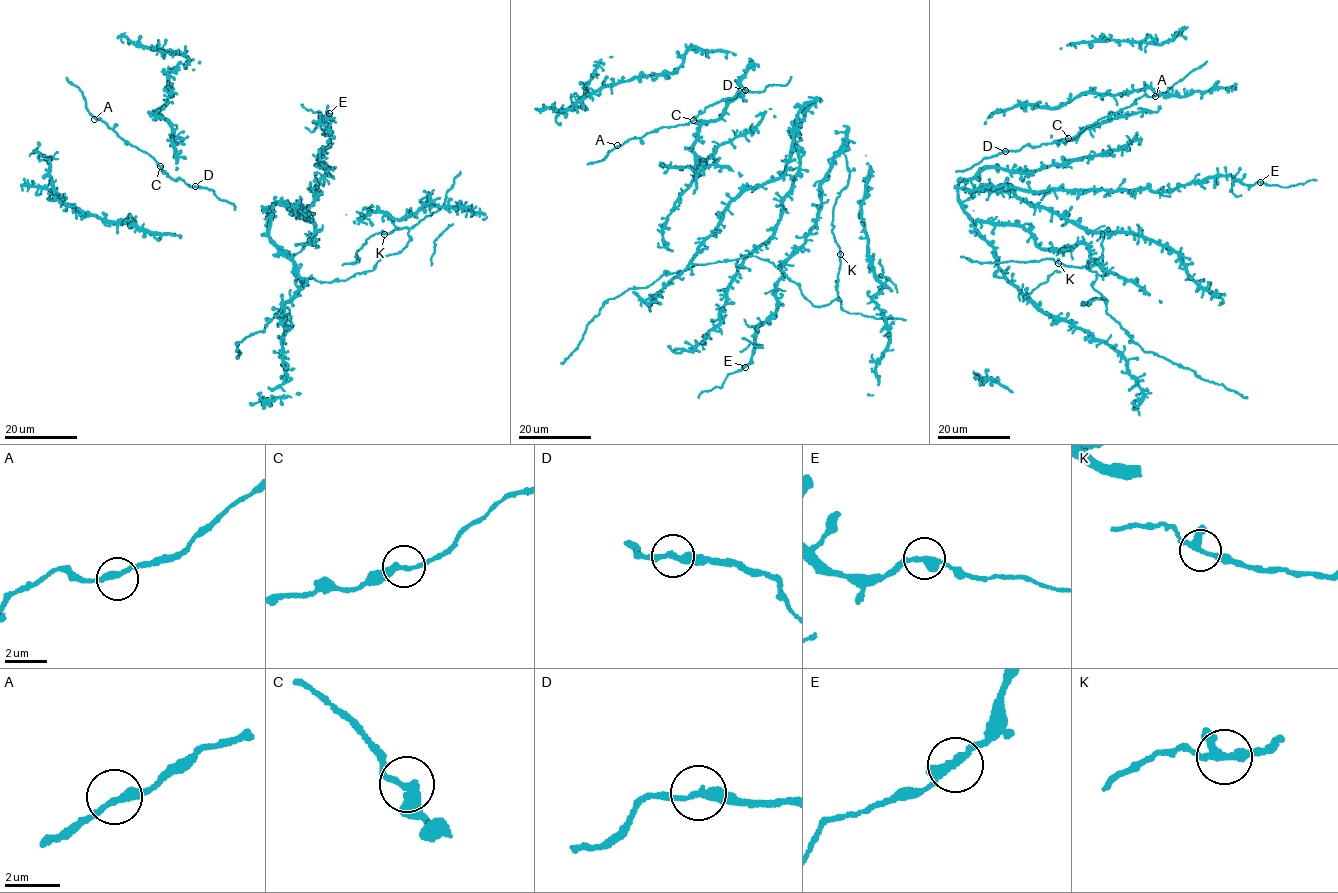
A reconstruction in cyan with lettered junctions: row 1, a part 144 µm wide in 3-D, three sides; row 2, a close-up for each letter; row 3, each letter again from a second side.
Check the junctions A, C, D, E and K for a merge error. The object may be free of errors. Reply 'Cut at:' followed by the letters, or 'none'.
Cut at: E

